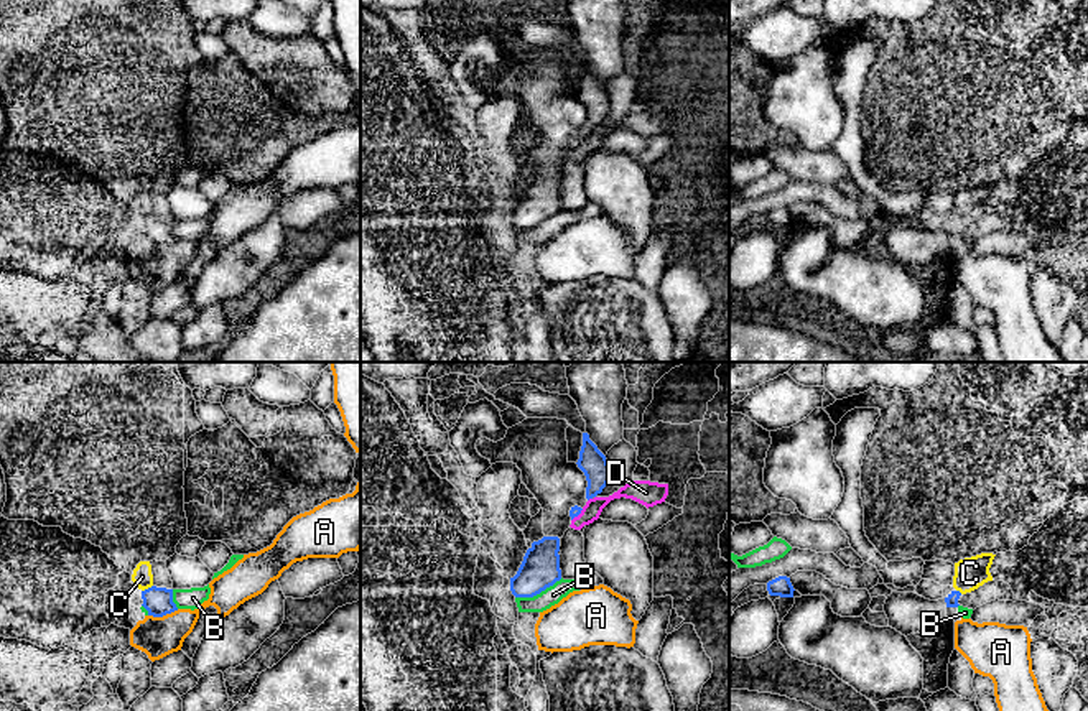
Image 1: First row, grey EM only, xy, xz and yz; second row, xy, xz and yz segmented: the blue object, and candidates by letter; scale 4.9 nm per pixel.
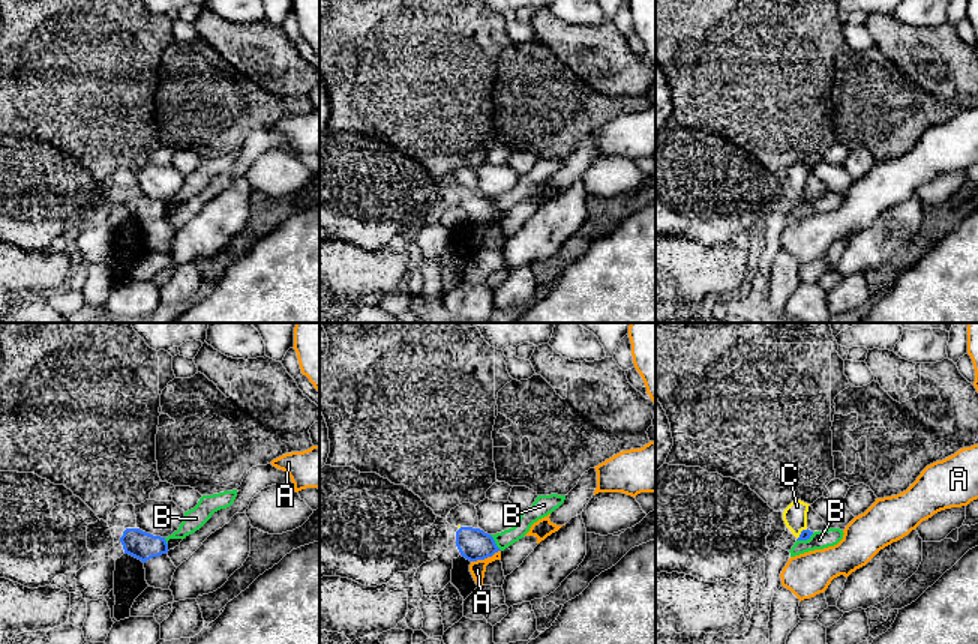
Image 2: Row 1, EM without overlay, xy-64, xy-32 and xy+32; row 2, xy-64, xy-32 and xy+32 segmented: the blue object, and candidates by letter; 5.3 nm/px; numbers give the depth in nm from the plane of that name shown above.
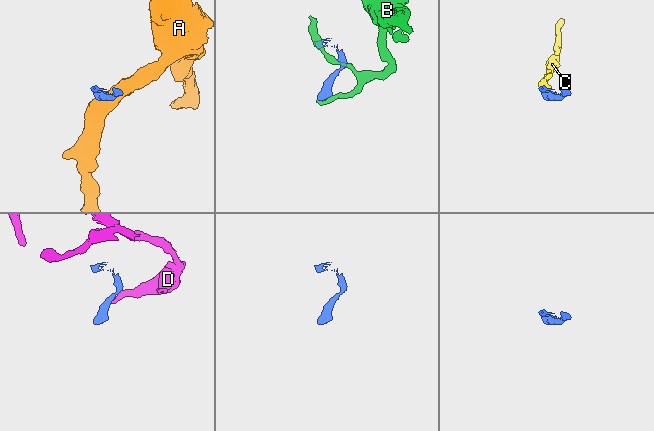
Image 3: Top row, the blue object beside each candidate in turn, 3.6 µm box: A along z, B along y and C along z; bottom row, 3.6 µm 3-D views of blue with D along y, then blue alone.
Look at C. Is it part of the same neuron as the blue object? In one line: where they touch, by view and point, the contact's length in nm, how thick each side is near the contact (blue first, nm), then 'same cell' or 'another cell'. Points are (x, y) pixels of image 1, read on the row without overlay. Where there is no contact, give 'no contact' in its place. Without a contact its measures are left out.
contact xy (148, 219); length 70 nm; calibres 140 and 100 nm; same cell

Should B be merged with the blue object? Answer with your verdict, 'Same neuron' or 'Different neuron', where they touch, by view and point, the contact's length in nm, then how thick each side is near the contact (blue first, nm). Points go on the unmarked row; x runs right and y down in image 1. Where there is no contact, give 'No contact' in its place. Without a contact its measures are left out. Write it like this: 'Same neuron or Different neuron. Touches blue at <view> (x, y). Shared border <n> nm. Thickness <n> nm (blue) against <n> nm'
Different neuron. Touches blue at xz (539, 224). Shared border 260 nm. Thickness 190 nm (blue) against 90 nm

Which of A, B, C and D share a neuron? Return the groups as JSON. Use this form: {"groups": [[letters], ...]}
{"groups": [["A"], ["B"], ["C"], ["D"]]}

